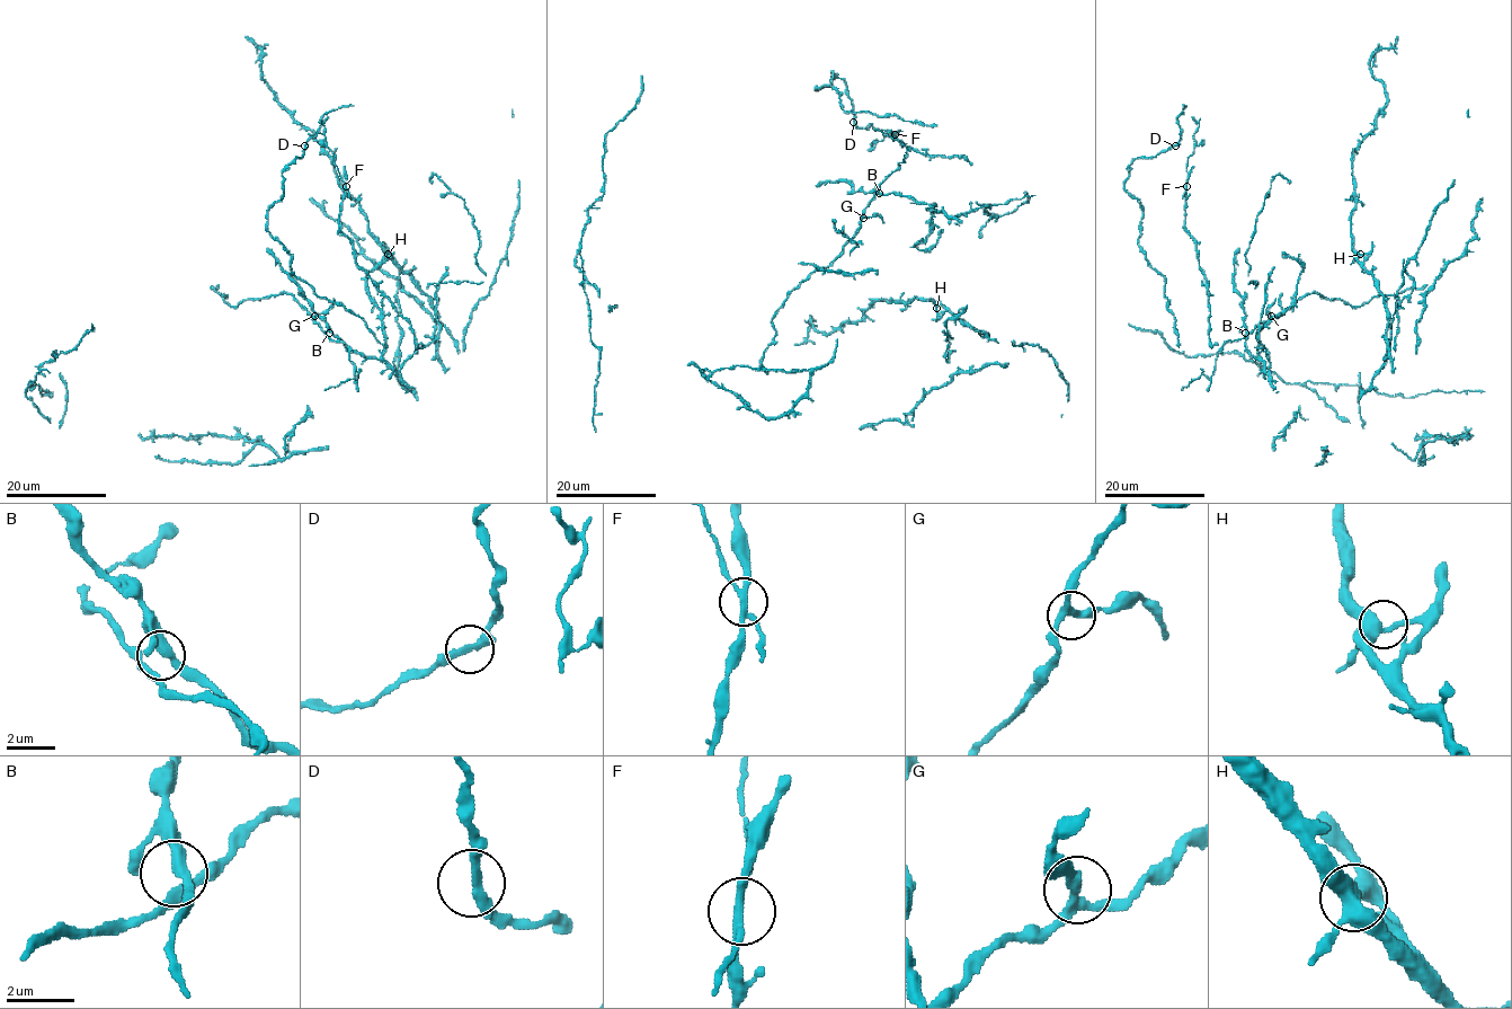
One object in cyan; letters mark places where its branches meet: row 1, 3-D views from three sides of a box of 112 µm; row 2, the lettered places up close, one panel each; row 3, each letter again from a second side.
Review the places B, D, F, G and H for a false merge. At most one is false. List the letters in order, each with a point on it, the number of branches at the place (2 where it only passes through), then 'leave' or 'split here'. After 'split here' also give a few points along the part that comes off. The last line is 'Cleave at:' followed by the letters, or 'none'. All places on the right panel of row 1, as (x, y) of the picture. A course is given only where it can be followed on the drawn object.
B: at (1245, 333); 4 branches meet; leave
D: at (1175, 145); 3 branches meet; leave
F: at (1186, 186); 4 branches meet; split here; foreign part runs (1186, 186), (1186, 165), (1199, 125), (1191, 117)
G: at (1271, 316); 3 branches meet; leave
H: at (1360, 254); 4 branches meet; leave
Cleave at: F

